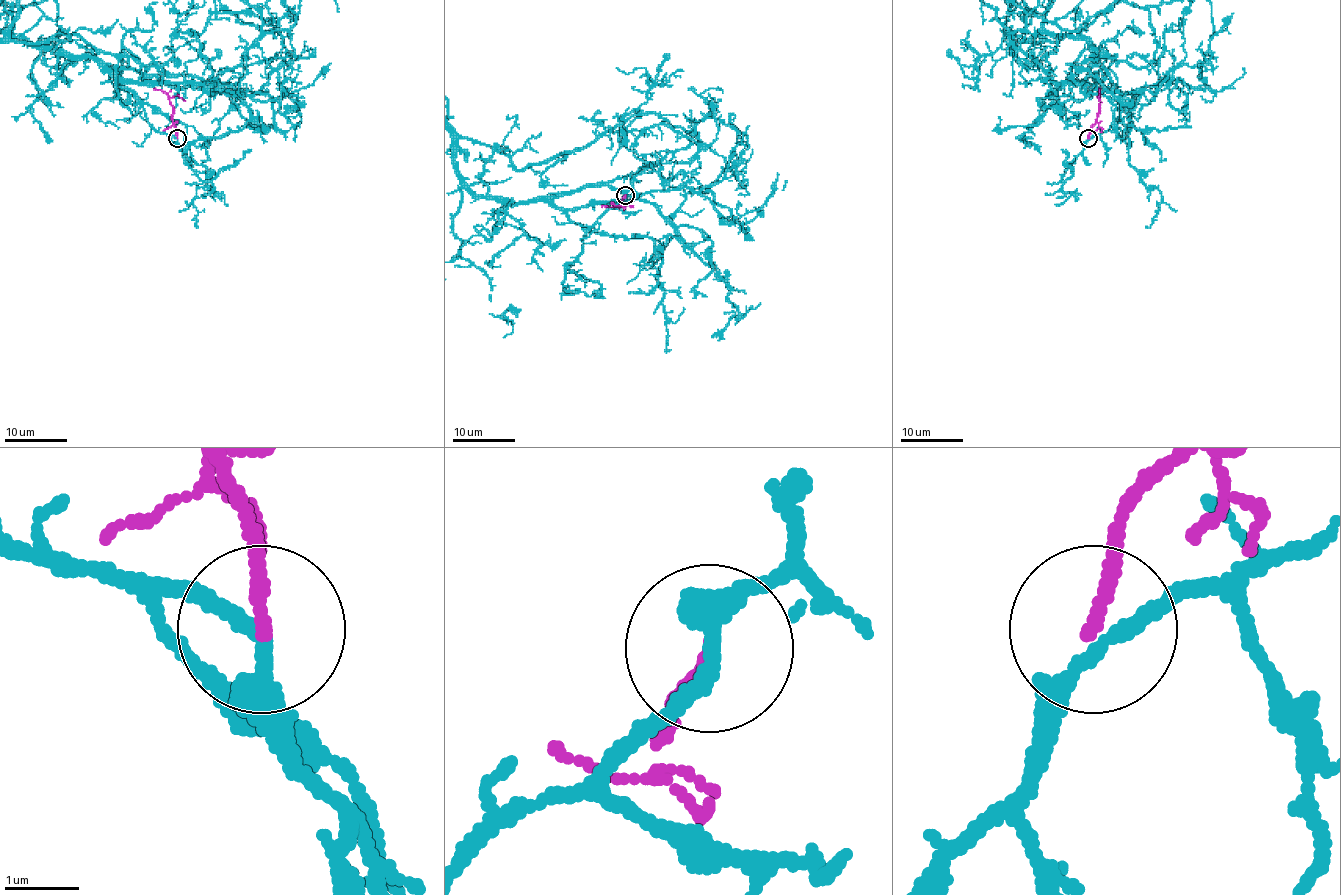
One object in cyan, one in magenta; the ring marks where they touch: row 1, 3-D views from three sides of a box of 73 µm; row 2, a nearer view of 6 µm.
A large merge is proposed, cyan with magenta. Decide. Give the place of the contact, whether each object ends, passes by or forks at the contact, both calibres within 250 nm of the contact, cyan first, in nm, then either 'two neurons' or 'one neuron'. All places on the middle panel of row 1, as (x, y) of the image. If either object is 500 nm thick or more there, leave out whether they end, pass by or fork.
place (625, 195); cyan passes by; magenta ends; calibres 220 and 190 nm; two neurons

